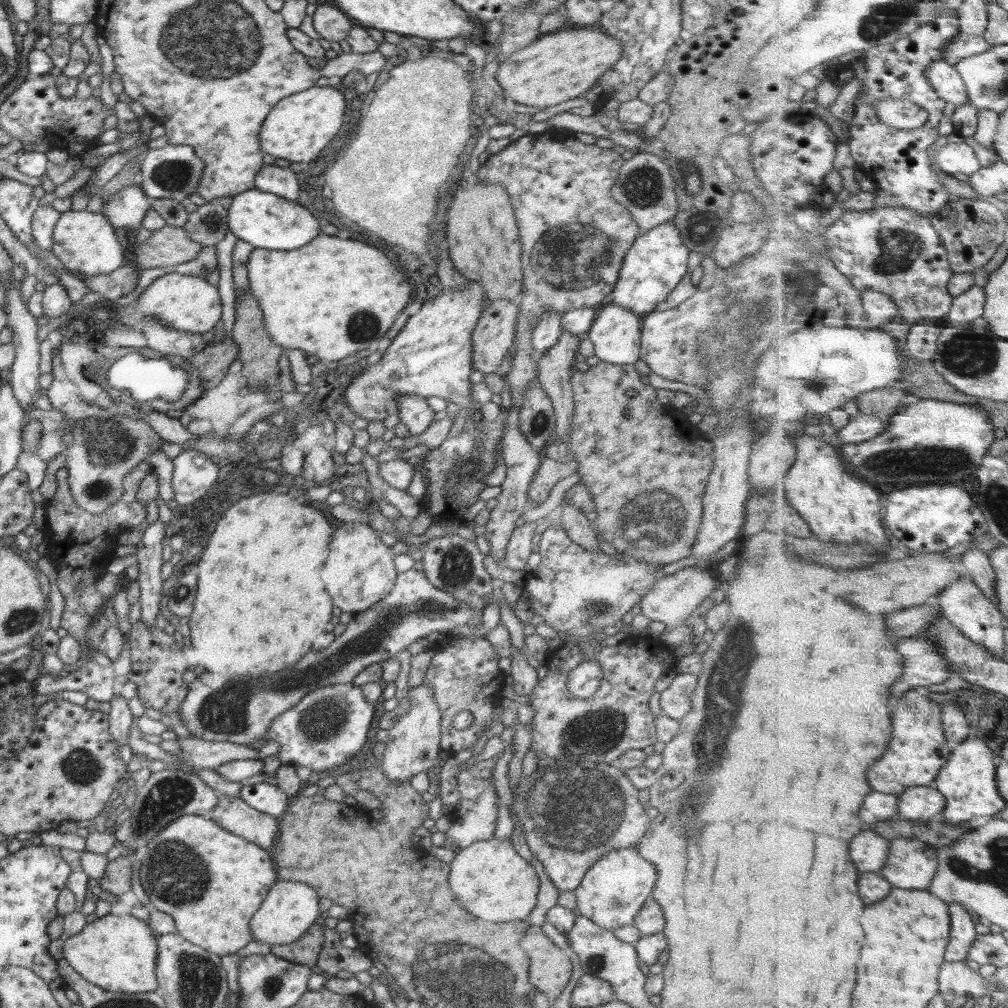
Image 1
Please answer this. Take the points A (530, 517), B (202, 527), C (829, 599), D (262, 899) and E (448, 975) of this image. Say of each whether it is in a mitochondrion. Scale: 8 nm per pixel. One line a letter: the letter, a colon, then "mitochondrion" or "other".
A: other
B: other
C: other
D: other
E: mitochondrion

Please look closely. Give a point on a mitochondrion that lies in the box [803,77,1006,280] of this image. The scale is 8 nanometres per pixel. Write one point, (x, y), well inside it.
(898, 249)

